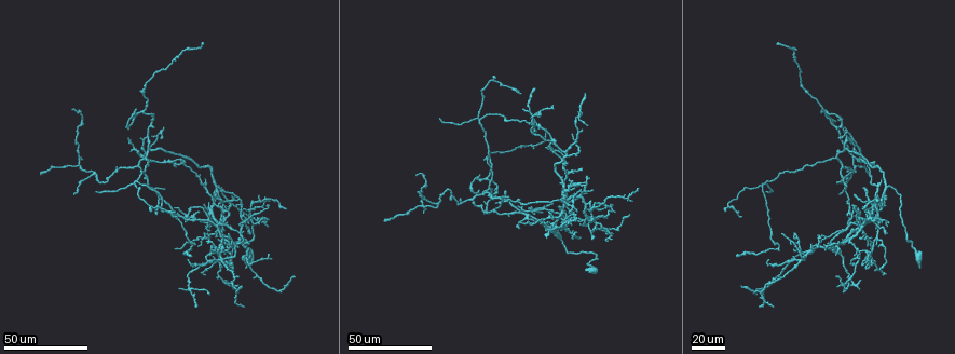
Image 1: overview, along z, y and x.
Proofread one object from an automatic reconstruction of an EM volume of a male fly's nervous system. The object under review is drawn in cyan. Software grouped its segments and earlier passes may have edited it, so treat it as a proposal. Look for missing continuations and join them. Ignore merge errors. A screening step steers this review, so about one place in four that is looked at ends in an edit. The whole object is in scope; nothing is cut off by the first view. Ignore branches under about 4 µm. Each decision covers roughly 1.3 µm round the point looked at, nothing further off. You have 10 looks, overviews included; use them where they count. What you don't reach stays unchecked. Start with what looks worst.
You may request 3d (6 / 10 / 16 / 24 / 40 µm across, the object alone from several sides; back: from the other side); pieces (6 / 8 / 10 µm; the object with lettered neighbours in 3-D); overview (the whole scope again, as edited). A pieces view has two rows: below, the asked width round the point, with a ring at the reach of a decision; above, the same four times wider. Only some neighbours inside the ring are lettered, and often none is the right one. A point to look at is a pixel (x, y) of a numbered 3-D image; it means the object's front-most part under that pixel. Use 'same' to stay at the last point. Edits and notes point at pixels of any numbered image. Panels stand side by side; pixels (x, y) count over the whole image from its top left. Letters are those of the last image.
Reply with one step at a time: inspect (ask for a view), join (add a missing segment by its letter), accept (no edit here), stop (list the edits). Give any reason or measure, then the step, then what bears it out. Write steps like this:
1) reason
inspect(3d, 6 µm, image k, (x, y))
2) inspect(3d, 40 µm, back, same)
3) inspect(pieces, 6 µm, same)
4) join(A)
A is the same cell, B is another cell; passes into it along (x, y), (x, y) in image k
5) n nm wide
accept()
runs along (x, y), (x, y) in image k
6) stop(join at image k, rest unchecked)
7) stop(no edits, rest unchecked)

long arm stops here
inspect(3d, 40 µm, image 1, (765, 191))

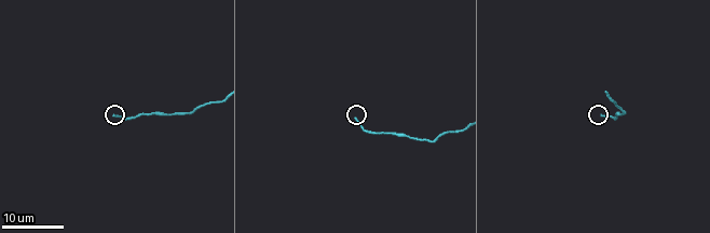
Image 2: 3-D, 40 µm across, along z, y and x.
what lies round it
inspect(pieces, 6 µm, image 2, (601, 116))

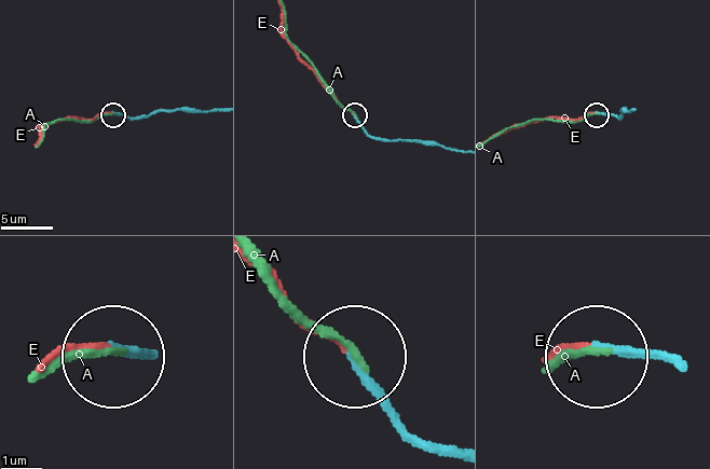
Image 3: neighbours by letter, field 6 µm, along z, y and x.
join(E)
E is the same cell, A is another cell; passes into it along (667, 360), (591, 343), (554, 346) in image 3; the neuron continues

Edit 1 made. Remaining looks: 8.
redraw
inspect(overview)

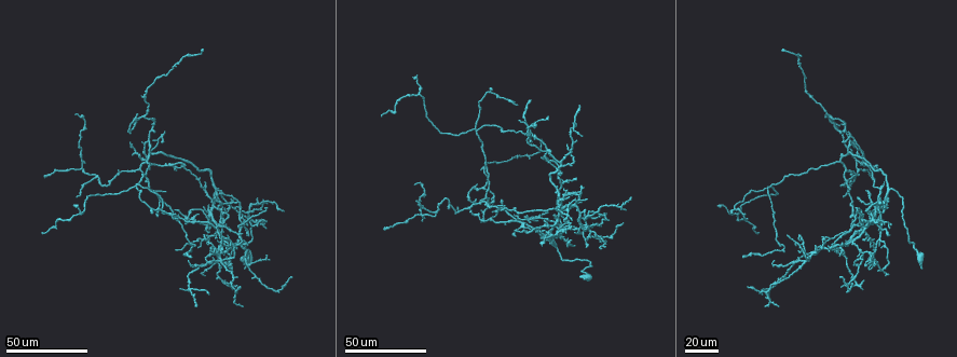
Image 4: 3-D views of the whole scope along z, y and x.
free end
inspect(3d, 24 µm, image 4, (415, 200))

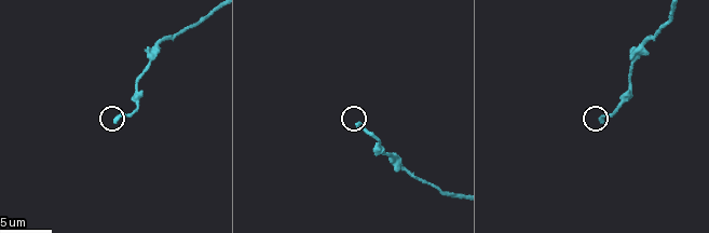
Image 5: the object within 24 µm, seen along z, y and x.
inspect(pieces, 10 µm, image 5, (599, 120))

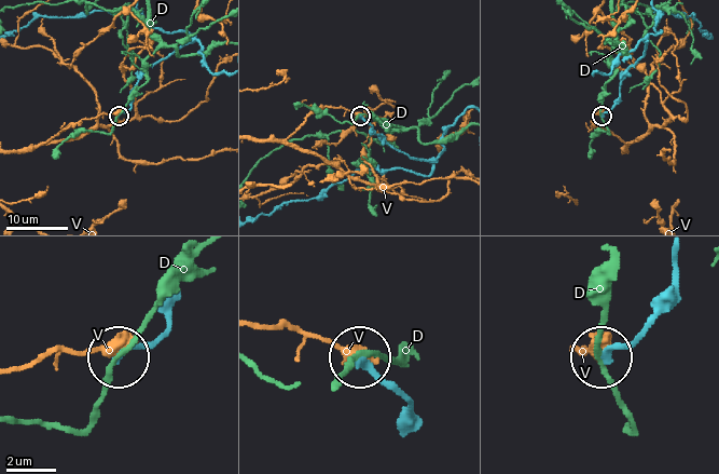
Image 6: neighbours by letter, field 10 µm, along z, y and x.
accept()
D and V are other cells; runs along (677, 260), (664, 310), (635, 339), (605, 357) in image 6; none of them fits

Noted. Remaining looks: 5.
end of a long branch
inspect(3d, 24 µm, image 1, (860, 217))

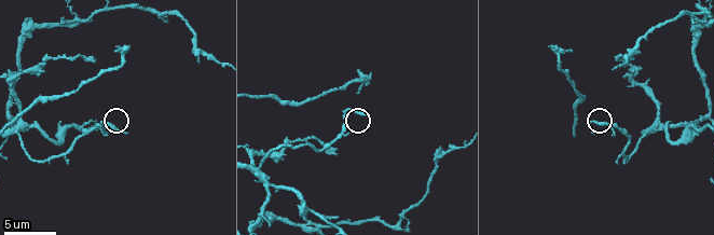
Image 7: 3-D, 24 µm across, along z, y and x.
inspect(pieces, 10 µm, image 7, (128, 133))

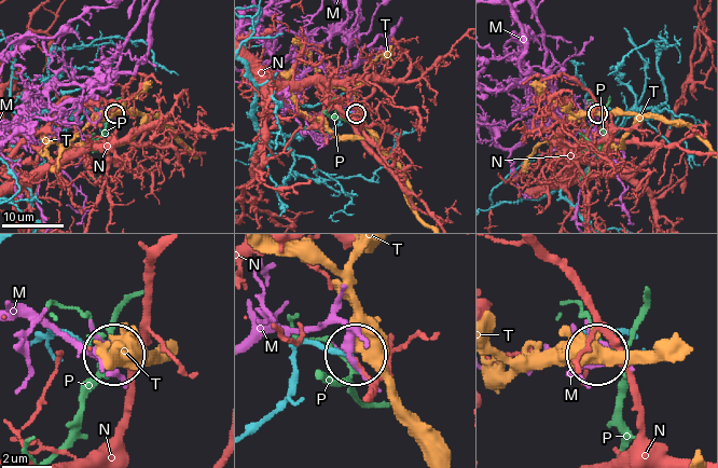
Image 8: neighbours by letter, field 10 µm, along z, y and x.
accept()
M, N, P and T are other cells; no lettered segment goes on from it

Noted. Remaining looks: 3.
tapers out
inspect(3d, 40 µm, image 1, (844, 189))

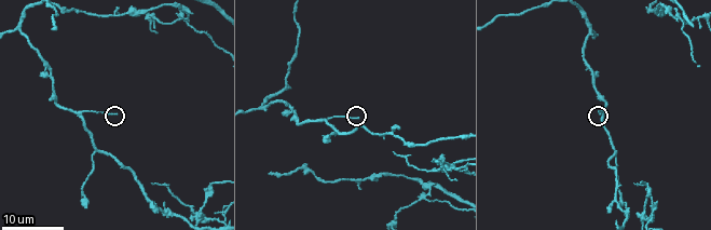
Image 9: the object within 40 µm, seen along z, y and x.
inspect(pieces, 6 µm, image 9, (600, 115))

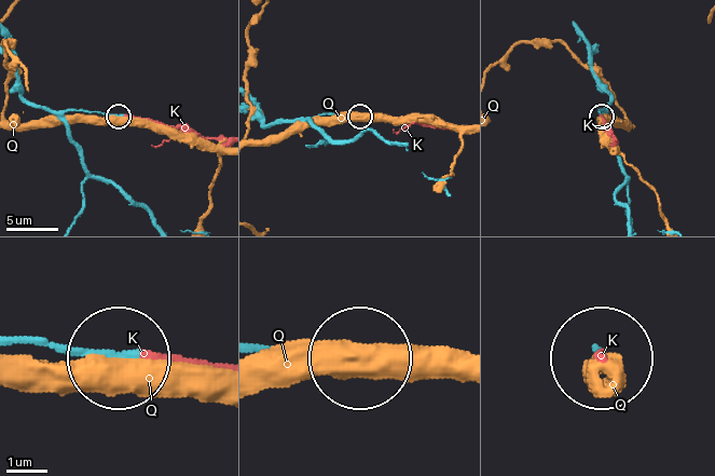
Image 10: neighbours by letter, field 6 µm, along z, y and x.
150 nm wide
join(K)
K is the same cell, Q is another cell; passes into it along (31, 337), (214, 365) in image 10; it goes on there

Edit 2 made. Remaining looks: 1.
stop(join at image 3, join at image 10, rest unchecked)

